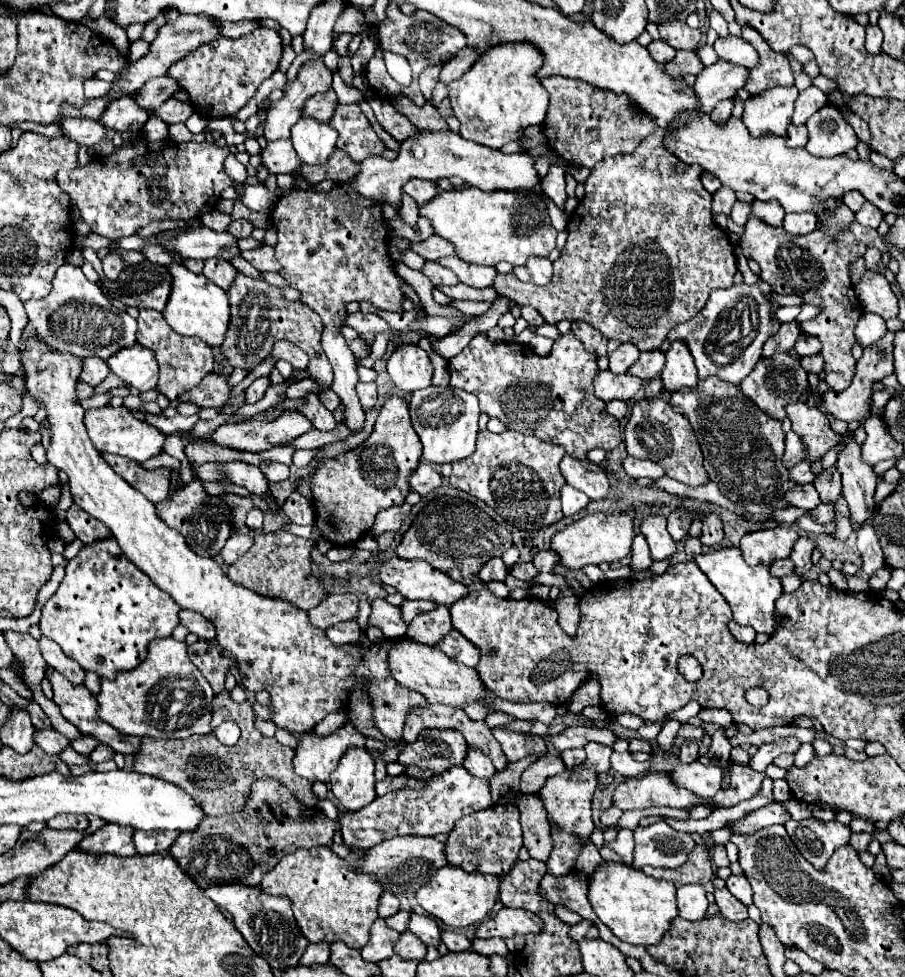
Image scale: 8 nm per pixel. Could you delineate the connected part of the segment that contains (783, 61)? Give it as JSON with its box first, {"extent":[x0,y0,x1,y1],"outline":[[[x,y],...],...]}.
{"extent":[742,24,794,94],"outline":[[[748,24],[742,26],[742,38],[750,42],[756,48],[756,52],[760,54],[758,64],[748,70],[748,80],[744,84],[746,92],[760,94],[774,86],[792,86],[794,84],[794,76],[792,76],[786,54],[776,54],[766,44],[766,40],[762,40],[760,32],[756,32],[756,28]]]}

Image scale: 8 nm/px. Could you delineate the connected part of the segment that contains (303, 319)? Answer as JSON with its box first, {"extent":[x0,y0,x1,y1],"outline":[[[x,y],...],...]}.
{"extent":[220,272,332,392],"outline":[[[240,272],[228,290],[228,298],[232,308],[232,328],[228,330],[228,336],[220,348],[222,354],[230,360],[230,366],[252,370],[272,352],[276,340],[286,338],[308,354],[310,370],[314,372],[314,382],[320,386],[320,390],[324,392],[332,386],[332,366],[320,348],[322,320],[312,308],[300,300],[286,300],[280,288],[270,286],[264,280],[252,280]]]}

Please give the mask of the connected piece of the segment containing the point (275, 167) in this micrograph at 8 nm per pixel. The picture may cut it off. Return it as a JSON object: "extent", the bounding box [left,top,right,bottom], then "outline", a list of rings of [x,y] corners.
{"extent":[258,140,300,176],"outline":[[[290,140],[268,142],[258,156],[262,160],[262,166],[274,176],[282,172],[294,172],[300,166],[300,158],[296,156],[296,150],[292,148]]]}

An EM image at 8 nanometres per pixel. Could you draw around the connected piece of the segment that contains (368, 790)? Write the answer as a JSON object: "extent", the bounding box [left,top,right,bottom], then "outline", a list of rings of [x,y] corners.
{"extent":[330,748,376,812],"outline":[[[350,748],[330,780],[336,800],[348,812],[356,812],[376,798],[374,784],[374,760],[366,748]]]}

